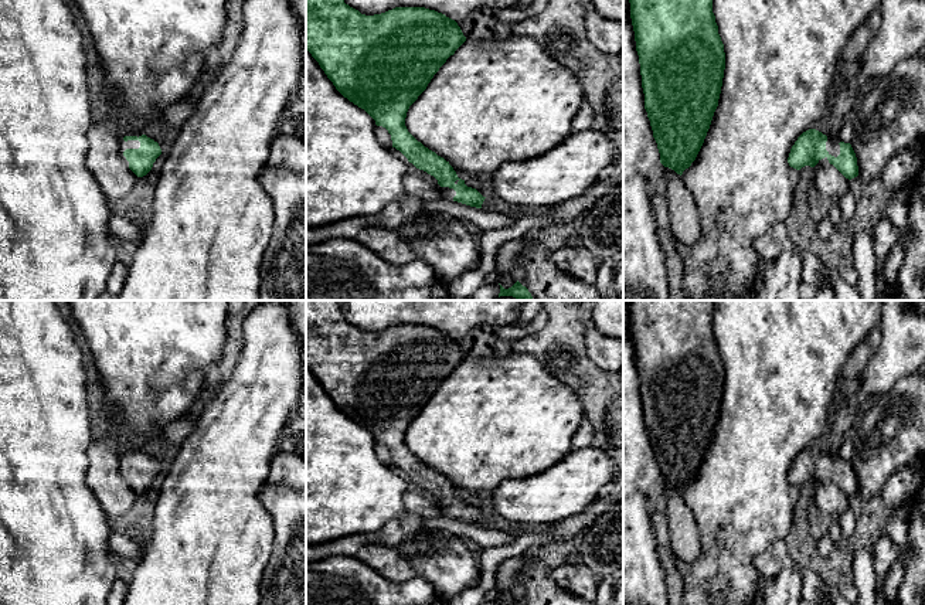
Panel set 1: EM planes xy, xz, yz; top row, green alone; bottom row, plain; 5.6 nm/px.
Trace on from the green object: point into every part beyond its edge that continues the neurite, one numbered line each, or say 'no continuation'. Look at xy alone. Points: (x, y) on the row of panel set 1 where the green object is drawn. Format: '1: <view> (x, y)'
1: xy (123, 145)

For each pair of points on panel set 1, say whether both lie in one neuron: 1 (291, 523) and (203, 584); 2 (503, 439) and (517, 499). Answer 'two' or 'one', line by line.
1: two
2: two

